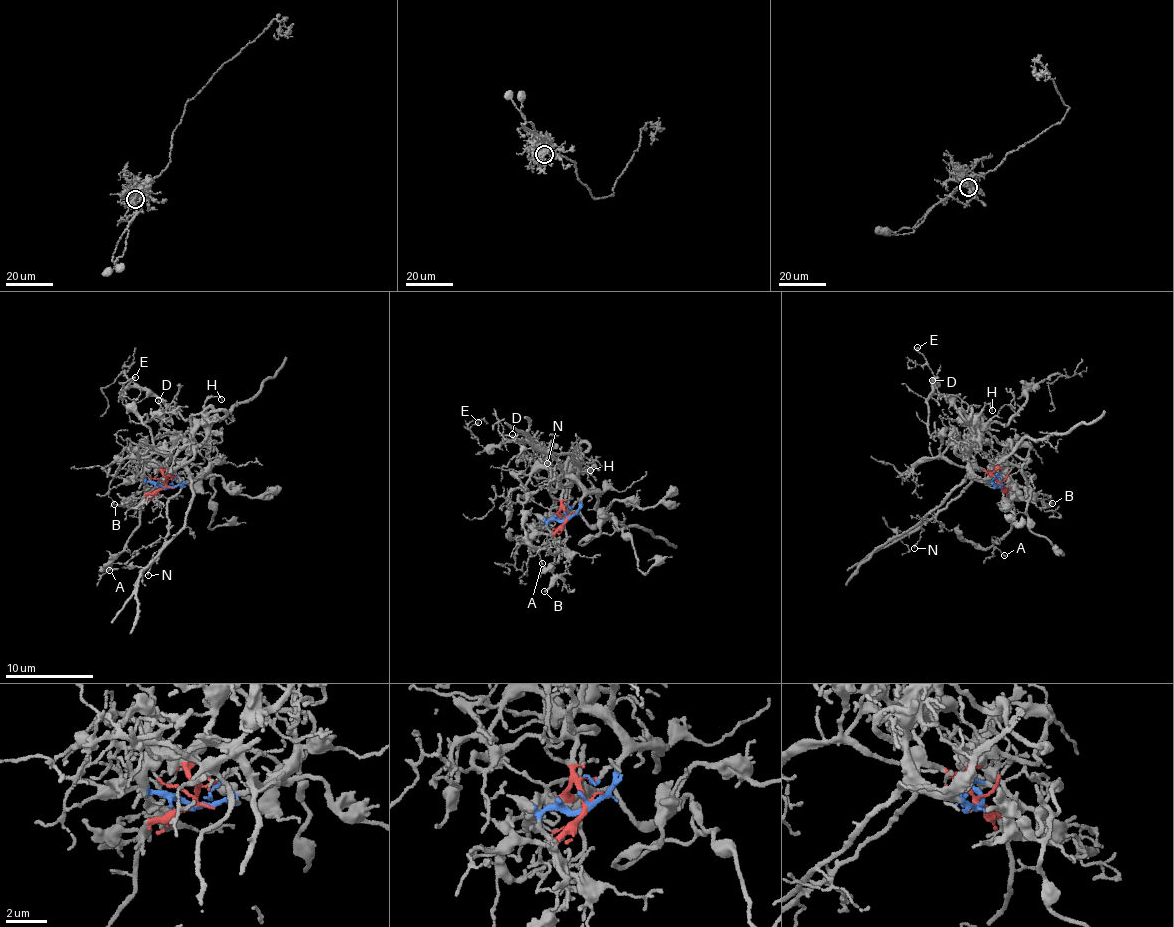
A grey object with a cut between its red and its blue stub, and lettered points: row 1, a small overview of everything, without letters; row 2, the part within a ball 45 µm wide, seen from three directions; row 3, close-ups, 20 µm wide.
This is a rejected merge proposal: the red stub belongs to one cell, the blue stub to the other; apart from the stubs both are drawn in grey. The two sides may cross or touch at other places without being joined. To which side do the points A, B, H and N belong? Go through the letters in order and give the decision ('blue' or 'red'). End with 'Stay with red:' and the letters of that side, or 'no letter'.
A: red
B: blue
H: blue
N: red
Stay with red: A, N

